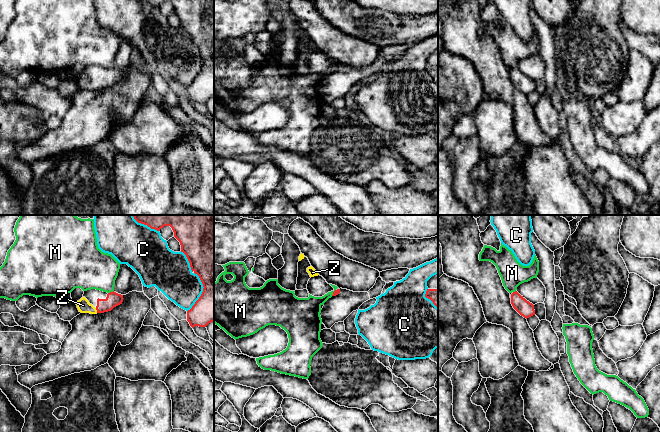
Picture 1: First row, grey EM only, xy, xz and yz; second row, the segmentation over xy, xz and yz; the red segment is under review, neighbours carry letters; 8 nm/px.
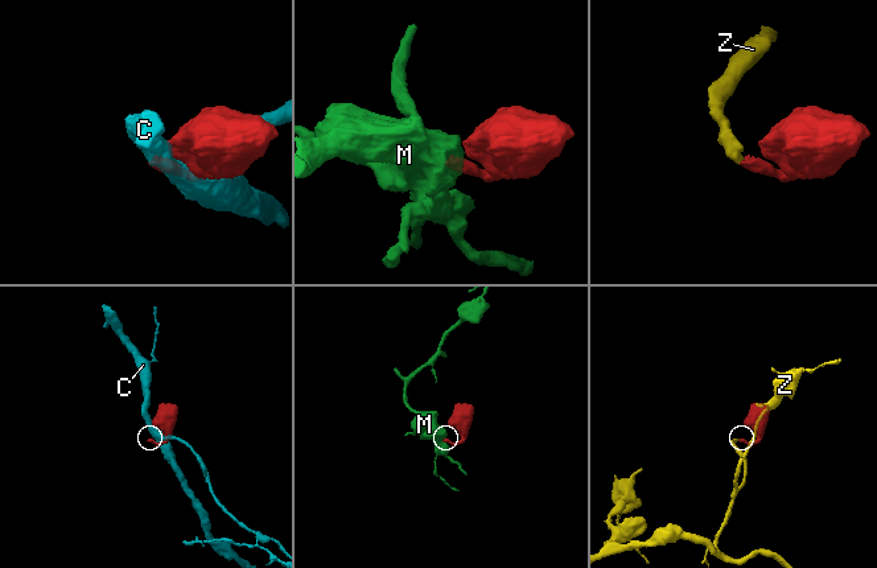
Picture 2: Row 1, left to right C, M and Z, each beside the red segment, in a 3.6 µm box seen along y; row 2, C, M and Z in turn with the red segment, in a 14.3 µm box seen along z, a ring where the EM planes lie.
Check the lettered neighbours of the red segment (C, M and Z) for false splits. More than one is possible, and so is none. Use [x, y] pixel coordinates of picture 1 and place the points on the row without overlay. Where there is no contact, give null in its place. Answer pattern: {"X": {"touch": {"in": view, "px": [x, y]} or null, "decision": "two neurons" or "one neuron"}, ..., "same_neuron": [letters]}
{"C": {"touch": {"in": "xy", "px": [202, 68]}, "decision": "two neurons"}, "M": {"touch": {"in": "xy", "px": [110, 68]}, "decision": "two neurons"}, "Z": {"touch": {"in": "xy", "px": [96, 85]}, "decision": "one neuron"}, "same_neuron": ["Z"]}

